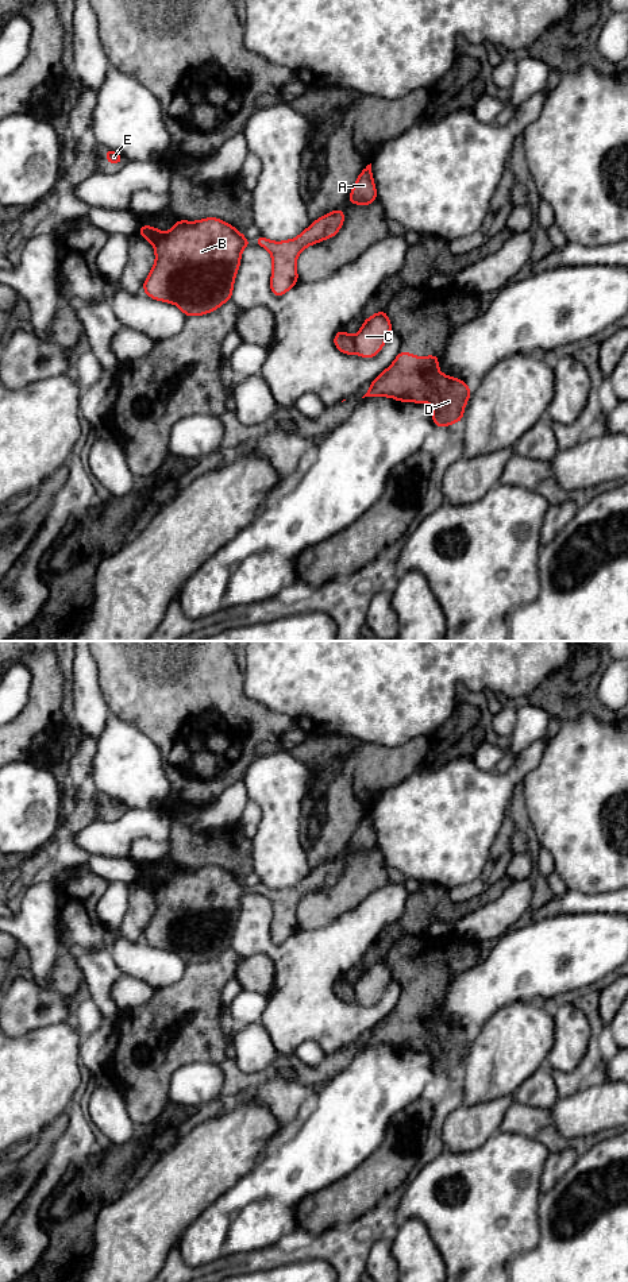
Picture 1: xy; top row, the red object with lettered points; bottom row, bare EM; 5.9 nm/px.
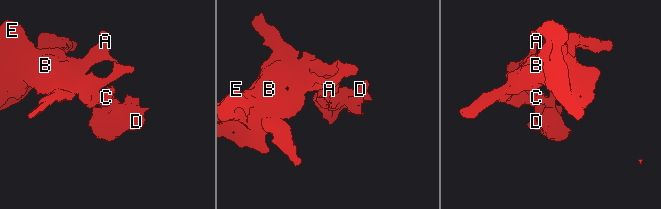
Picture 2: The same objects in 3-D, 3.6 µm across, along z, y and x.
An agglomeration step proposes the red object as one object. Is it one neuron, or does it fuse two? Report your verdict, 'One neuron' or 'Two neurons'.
Two neurons

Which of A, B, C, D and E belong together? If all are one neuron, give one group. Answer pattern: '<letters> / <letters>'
A B C E / D

